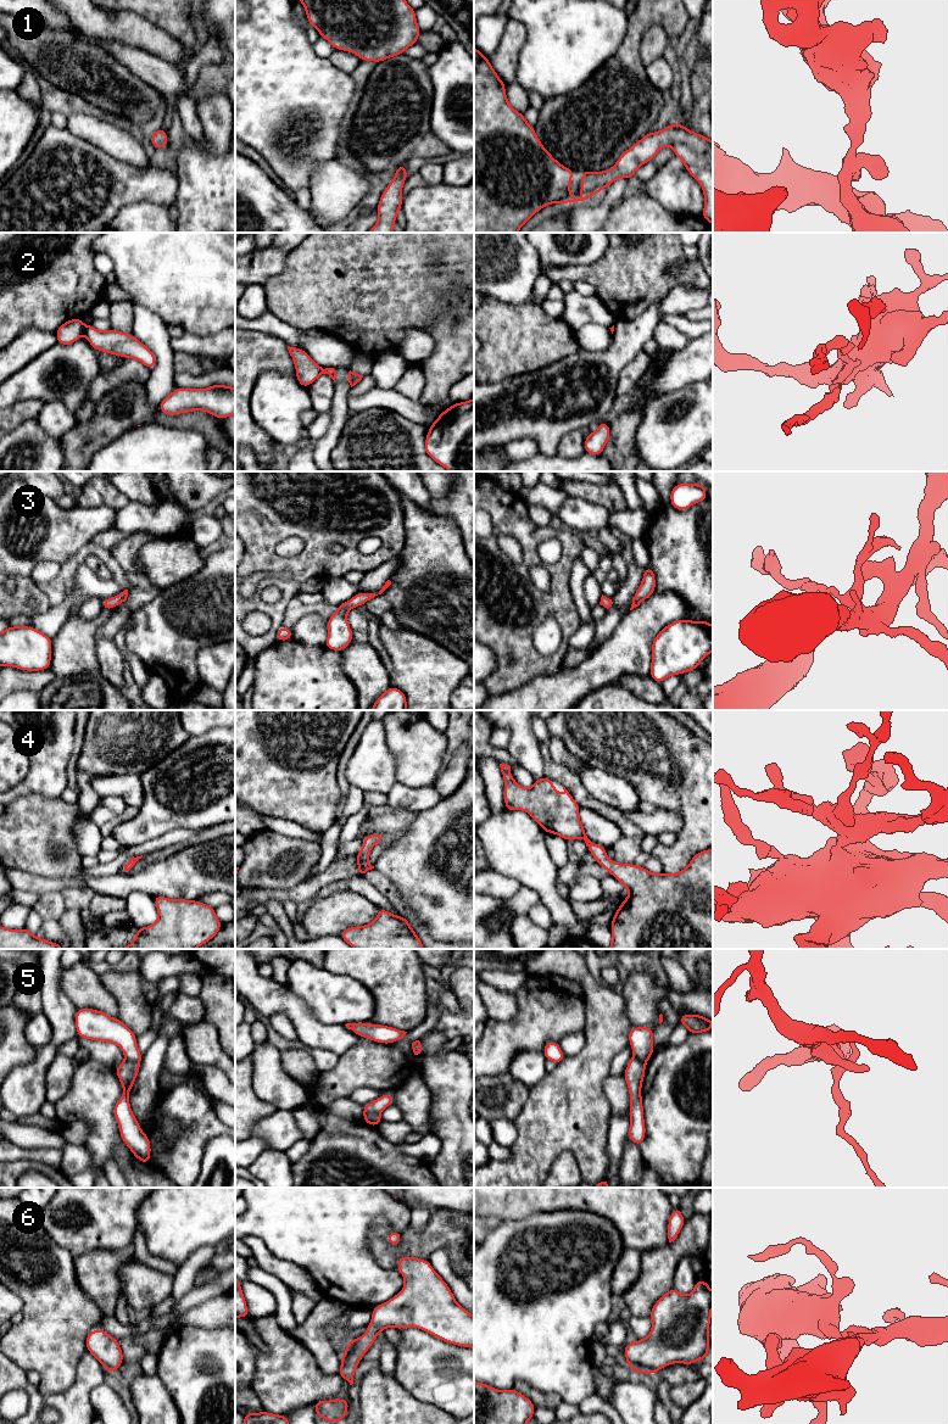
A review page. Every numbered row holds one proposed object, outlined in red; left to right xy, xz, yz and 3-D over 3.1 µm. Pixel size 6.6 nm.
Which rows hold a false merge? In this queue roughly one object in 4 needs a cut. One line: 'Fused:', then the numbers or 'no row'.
Fused: 2, 5

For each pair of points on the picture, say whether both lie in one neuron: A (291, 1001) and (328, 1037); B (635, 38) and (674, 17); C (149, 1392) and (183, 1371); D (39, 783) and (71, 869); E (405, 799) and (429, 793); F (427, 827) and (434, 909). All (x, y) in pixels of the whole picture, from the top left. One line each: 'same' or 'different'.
A: same
B: same
C: different
D: different
E: same
F: same

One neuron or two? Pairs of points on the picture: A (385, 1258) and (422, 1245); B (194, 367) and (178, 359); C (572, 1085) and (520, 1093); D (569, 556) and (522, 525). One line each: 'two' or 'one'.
A: one
B: one
C: two
D: one

